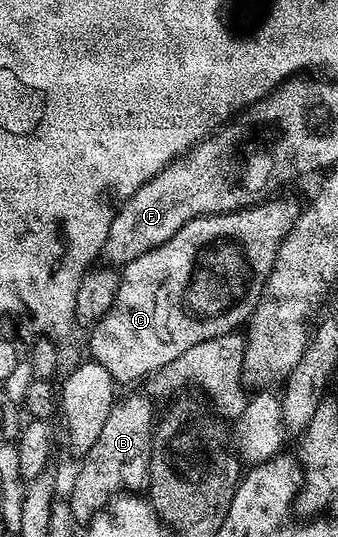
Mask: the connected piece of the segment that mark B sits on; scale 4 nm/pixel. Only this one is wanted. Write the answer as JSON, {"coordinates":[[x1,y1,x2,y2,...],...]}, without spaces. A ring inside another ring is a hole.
{"coordinates":[[143,396,116,399,115,405,109,410,109,418,105,418,105,426,97,437,97,442,93,442,85,454,84,460,87,461,80,466,79,473,71,484,69,503,76,521,90,521,92,516,104,511,105,505,122,489,119,487,126,480,142,481,146,477,151,461,154,416,150,402]]}

